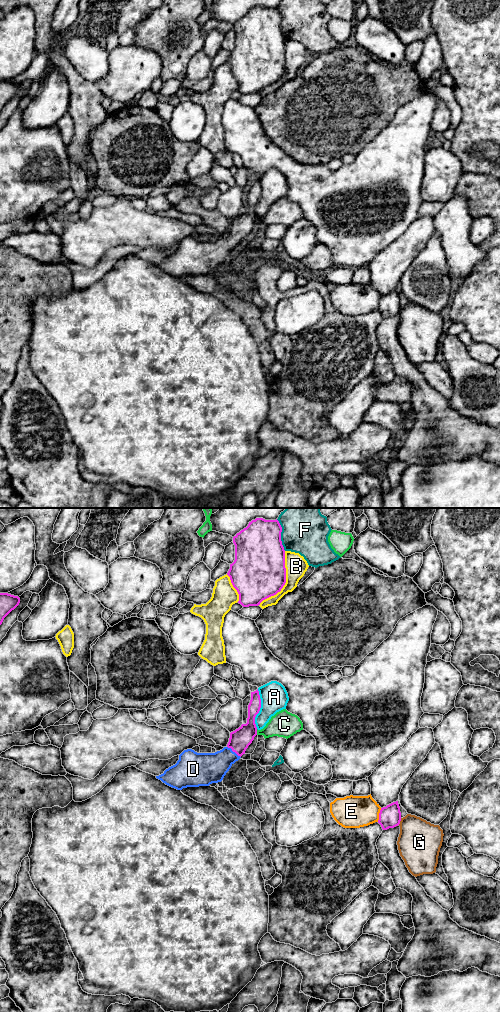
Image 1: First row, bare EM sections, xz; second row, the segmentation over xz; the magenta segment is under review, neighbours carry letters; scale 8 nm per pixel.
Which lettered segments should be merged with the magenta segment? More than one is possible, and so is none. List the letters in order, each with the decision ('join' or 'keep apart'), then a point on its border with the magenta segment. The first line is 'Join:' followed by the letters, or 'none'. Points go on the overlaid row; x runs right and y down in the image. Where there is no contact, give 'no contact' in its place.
Join: D
A: keep apart; meets magenta in xz at (259, 709)
B: keep apart; meets magenta in xz at (285, 582)
C: keep apart; meets magenta in xz at (256, 732)
D: join; meets magenta in xz at (234, 751)
E: keep apart; meets magenta in xz at (379, 815)
F: keep apart; meets magenta in xz at (280, 535)
G: keep apart; meets magenta in xz at (400, 820)

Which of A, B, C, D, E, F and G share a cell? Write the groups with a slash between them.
A / B / C / D / E / F / G

